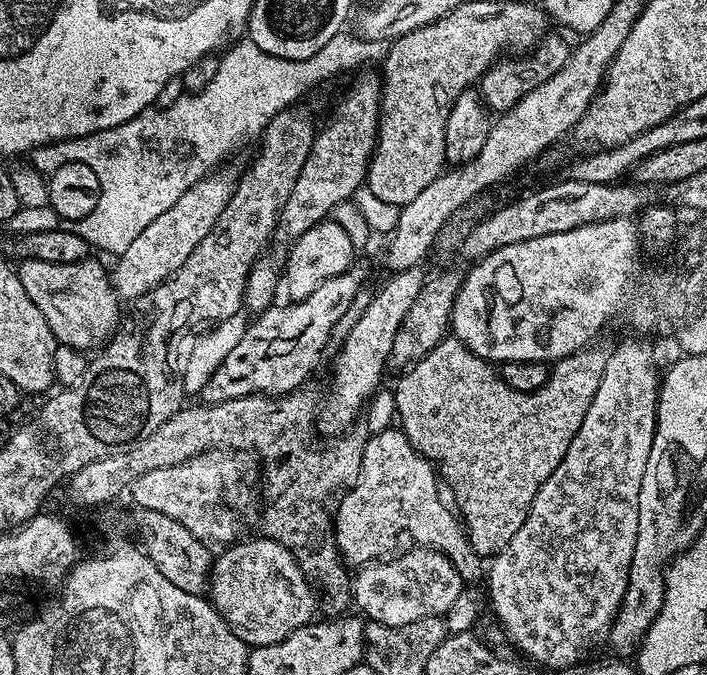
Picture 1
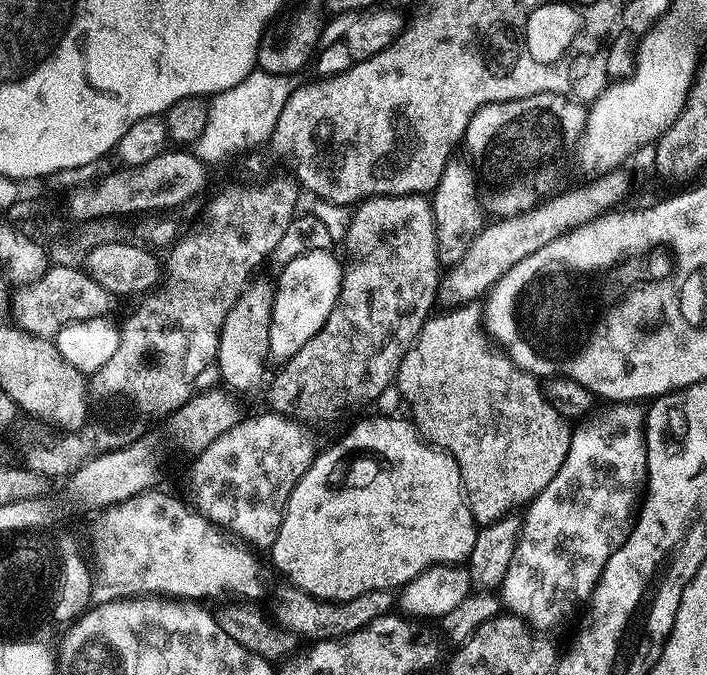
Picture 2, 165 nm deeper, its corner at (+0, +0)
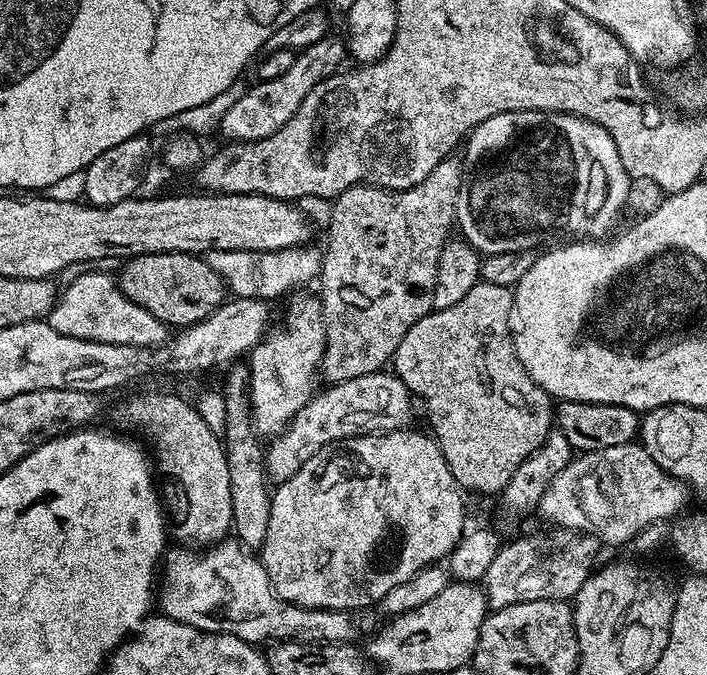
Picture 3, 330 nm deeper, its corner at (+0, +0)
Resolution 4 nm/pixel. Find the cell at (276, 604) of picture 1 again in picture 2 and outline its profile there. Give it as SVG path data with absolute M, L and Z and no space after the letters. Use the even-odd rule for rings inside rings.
M287 586L288 588L280 588L276 592L276 597L272 600L272 612L270 608L270 616L276 624L284 628L287 632L292 632L298 638L309 636L309 641L318 640L337 640L346 634L354 634L354 630L360 630L362 626L366 626L370 622L374 622L374 618L389 615L391 606L394 604L394 596L391 591L383 592L374 589L373 592L367 592L356 598L349 600L317 600L315 596L304 592L295 586Z

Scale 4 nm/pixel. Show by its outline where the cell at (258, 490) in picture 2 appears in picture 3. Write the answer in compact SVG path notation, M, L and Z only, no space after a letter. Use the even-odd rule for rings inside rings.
M381 370L374 374L366 374L362 378L350 378L346 382L333 384L325 389L325 392L317 391L312 400L306 406L302 406L302 410L298 410L298 414L289 422L288 427L269 443L272 445L267 445L267 475L273 481L291 480L294 474L298 474L302 465L310 458L314 458L314 454L318 454L318 450L322 450L322 446L330 442L345 440L351 436L371 436L382 432L394 432L398 428L407 428L413 423L411 420L414 397L408 391L408 387L391 371Z

